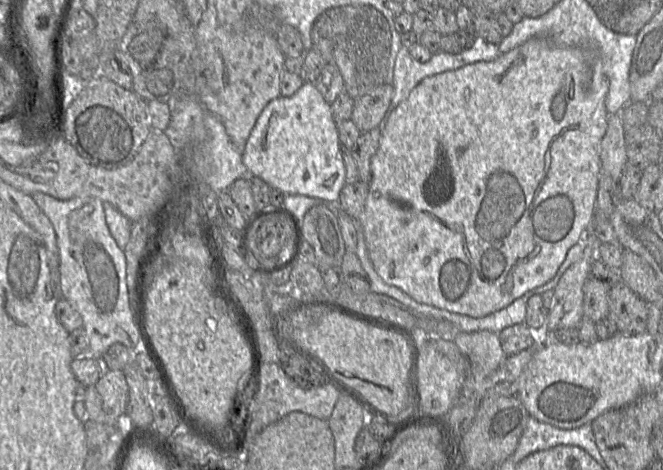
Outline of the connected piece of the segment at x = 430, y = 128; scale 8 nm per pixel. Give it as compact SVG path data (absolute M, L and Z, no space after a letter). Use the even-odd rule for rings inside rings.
M532 38L506 53L500 53L498 57L491 61L477 61L455 70L448 70L423 78L410 91L408 97L402 100L392 111L386 127L381 133L379 147L371 158L372 178L368 185L368 194L365 200L364 209L359 217L359 223L364 231L369 258L378 275L385 283L398 287L419 303L474 318L481 318L499 311L523 296L526 292L540 287L553 279L558 268L565 260L568 250L578 241L582 241L587 231L591 228L598 180L601 172L600 142L607 128L607 110L605 108L607 91L608 79L604 74L602 62L594 51L583 50L575 47L558 46L546 38Z

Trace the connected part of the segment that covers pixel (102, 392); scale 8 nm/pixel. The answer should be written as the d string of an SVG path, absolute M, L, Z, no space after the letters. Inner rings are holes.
M105 370L95 384L106 413L120 417L128 402L128 384L122 370Z

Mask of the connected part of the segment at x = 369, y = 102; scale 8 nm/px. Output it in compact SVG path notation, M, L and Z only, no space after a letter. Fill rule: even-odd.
M382 84L354 100L350 119L361 133L377 127L394 95L391 84Z

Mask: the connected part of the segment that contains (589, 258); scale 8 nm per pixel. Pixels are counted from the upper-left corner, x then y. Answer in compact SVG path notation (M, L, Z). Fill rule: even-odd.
M585 243L582 256L568 267L554 288L554 298L544 328L558 330L576 328L583 314L583 285L590 277L591 264L596 257L596 246Z

